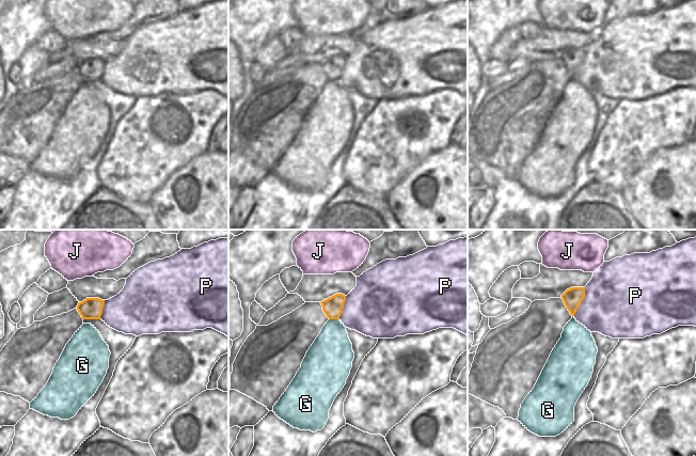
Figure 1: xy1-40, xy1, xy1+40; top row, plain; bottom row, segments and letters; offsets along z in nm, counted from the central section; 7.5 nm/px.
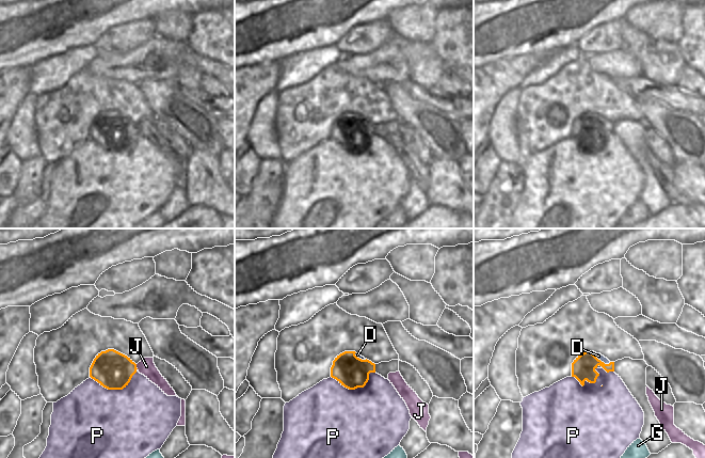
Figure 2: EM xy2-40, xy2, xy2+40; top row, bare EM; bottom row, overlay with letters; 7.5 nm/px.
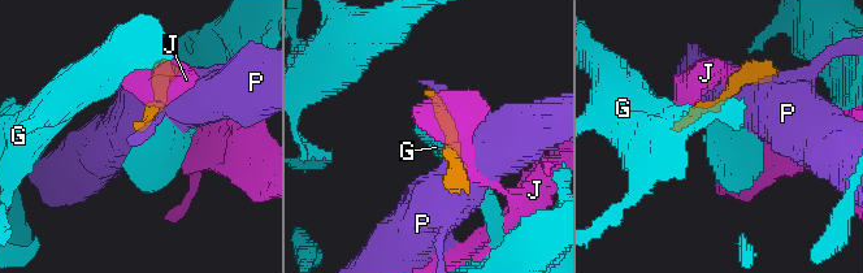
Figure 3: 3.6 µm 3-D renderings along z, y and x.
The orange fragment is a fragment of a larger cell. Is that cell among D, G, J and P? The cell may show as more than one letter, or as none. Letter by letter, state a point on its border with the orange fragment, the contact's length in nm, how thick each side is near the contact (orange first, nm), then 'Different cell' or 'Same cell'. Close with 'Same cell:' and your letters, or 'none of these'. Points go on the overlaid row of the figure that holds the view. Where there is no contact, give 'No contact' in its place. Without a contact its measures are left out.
D: Touches orange at xy2+40 (599, 360). Shared border 170 nm. Thickness 180 nm (orange) against 50 nm. Same cell
G: Touches orange at xy1 (334, 318). Shared border 80 nm. Thickness 150 nm (orange) against 300 nm. Different cell
J: Touches orange at xy2-40 (135, 366). Shared border 40 nm. Thickness 280 nm (orange) against 120 nm. Different cell
P: Touches orange at xy2 (355, 388). Shared border 340 nm. Thickness 240 nm (orange) against 480 nm. Different cell
Same cell: D.

